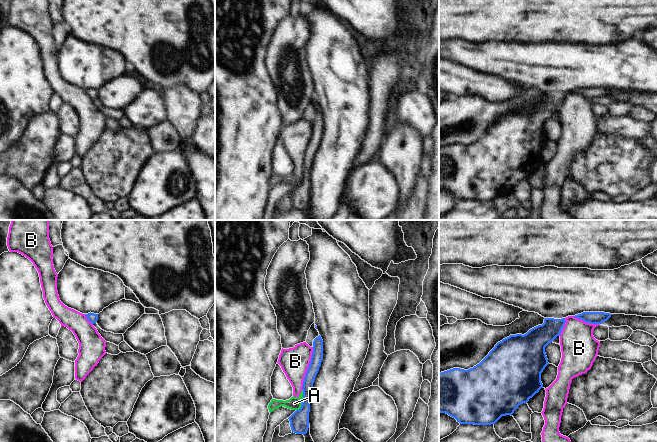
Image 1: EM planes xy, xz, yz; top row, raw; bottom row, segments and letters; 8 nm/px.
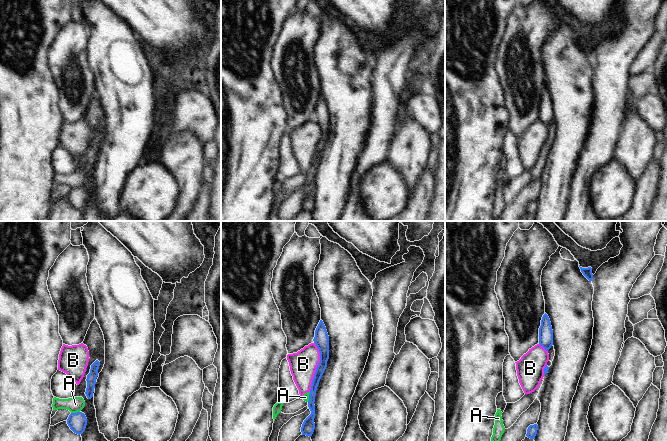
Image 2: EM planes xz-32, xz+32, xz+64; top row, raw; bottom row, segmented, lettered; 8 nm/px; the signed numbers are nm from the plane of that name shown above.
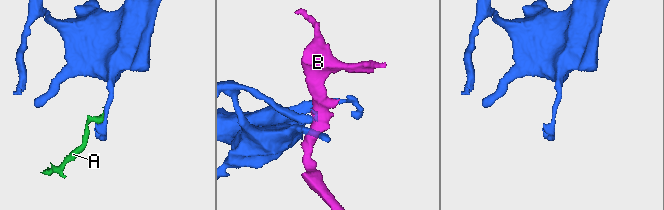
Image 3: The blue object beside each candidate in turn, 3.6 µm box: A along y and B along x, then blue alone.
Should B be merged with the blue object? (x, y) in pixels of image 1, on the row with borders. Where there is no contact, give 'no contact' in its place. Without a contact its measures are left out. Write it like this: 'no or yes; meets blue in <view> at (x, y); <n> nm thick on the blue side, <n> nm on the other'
no; meets blue in xz at (308, 368); 100 nm thick on the blue side, 220 nm on the other

